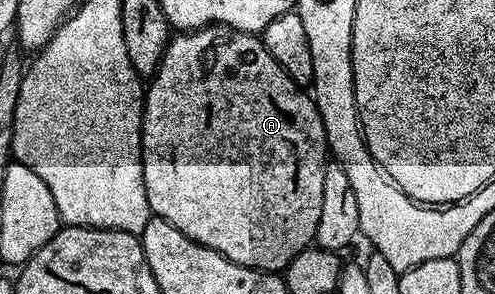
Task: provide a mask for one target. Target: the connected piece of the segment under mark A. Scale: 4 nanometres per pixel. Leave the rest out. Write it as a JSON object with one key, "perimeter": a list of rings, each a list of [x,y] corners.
{"perimeter":[[[216,25],[178,32],[171,37],[157,73],[145,87],[142,103],[142,171],[153,217],[163,218],[193,242],[212,248],[236,264],[250,266],[253,270],[282,272],[295,256],[314,242],[316,224],[320,220],[320,200],[324,200],[324,172],[327,165],[326,133],[313,97],[303,87],[297,86],[286,75],[284,68],[276,64],[276,60],[272,60],[261,37]]]}

